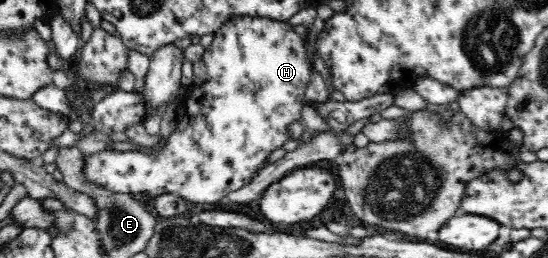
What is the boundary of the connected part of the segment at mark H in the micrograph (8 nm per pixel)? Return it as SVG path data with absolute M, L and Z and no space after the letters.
M233 16L226 23L220 25L220 29L216 29L213 39L208 47L204 49L204 55L201 60L206 65L206 78L200 84L192 84L186 87L183 97L180 99L180 112L178 114L177 124L174 131L167 139L167 143L158 150L158 153L145 154L143 152L135 153L134 151L116 152L113 150L103 150L90 156L84 155L84 180L92 182L94 186L100 187L114 193L142 195L151 202L156 196L171 193L184 200L192 203L217 203L221 201L228 193L238 191L248 185L254 177L259 174L269 163L269 155L274 153L276 149L282 149L285 143L290 141L289 127L294 122L303 123L302 107L304 106L304 92L308 83L312 79L314 71L313 64L310 63L307 42L301 37L294 26L286 21L276 21L268 17L251 17L251 16Z

